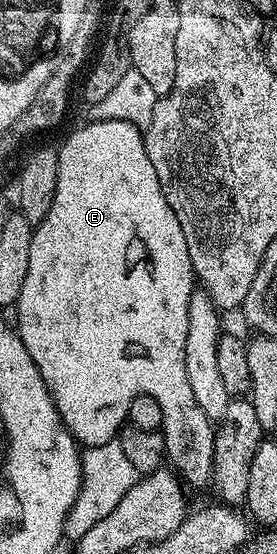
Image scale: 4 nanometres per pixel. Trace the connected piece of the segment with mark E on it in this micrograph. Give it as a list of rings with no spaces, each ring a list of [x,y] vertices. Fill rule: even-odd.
[[[90,120],[83,128],[78,128],[57,149],[58,173],[56,174],[56,198],[52,198],[52,210],[34,228],[32,246],[28,250],[28,274],[24,278],[24,290],[20,290],[20,298],[16,305],[18,323],[16,331],[24,342],[24,350],[32,354],[32,362],[36,362],[36,370],[40,370],[40,378],[44,378],[44,386],[48,386],[48,394],[60,414],[66,429],[74,435],[79,445],[91,448],[104,446],[104,442],[115,439],[128,420],[128,406],[132,406],[134,396],[151,396],[156,398],[164,417],[164,435],[166,438],[166,454],[173,471],[180,477],[183,485],[202,488],[214,478],[214,430],[215,425],[206,417],[204,410],[196,402],[192,394],[192,386],[188,386],[188,370],[184,370],[184,342],[188,342],[188,302],[196,291],[196,277],[192,258],[188,258],[188,242],[184,242],[184,230],[180,230],[180,222],[176,214],[172,214],[172,206],[168,206],[168,198],[164,198],[164,190],[160,186],[160,178],[156,178],[156,169],[146,153],[146,141],[143,129],[119,120]]]

